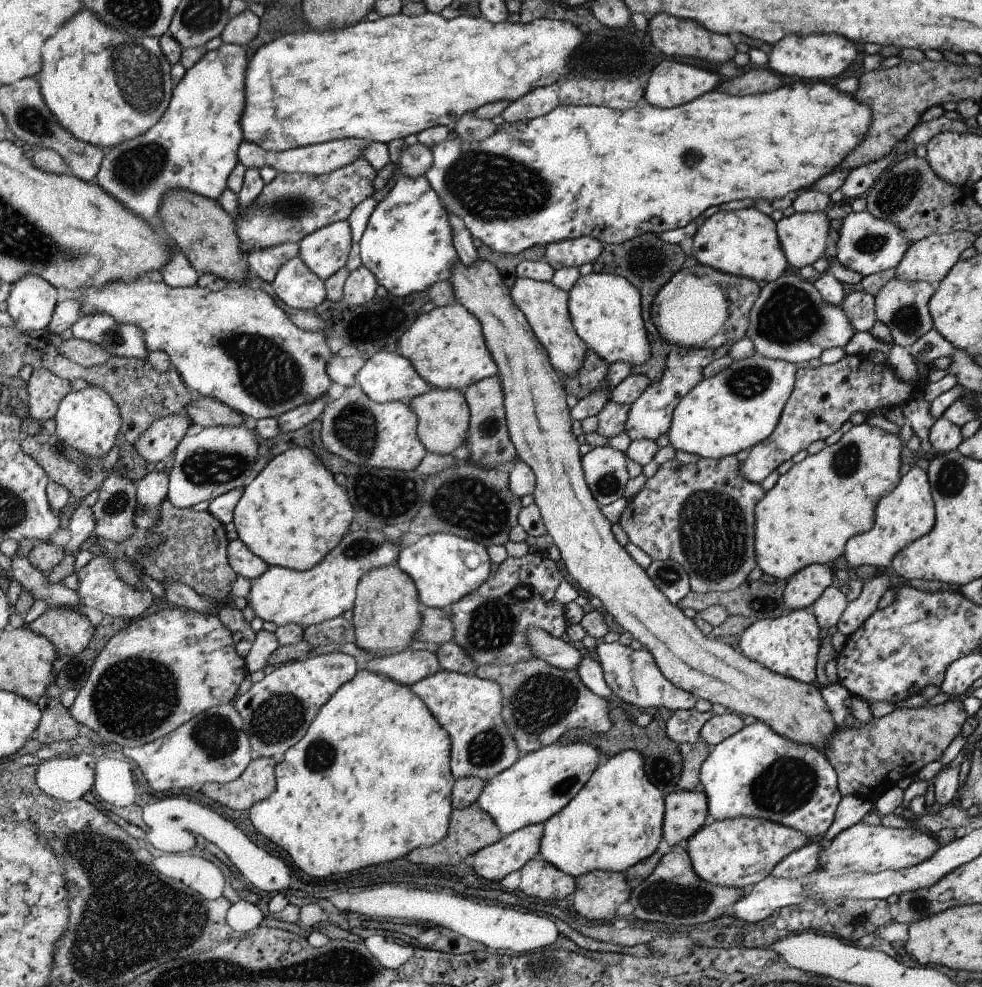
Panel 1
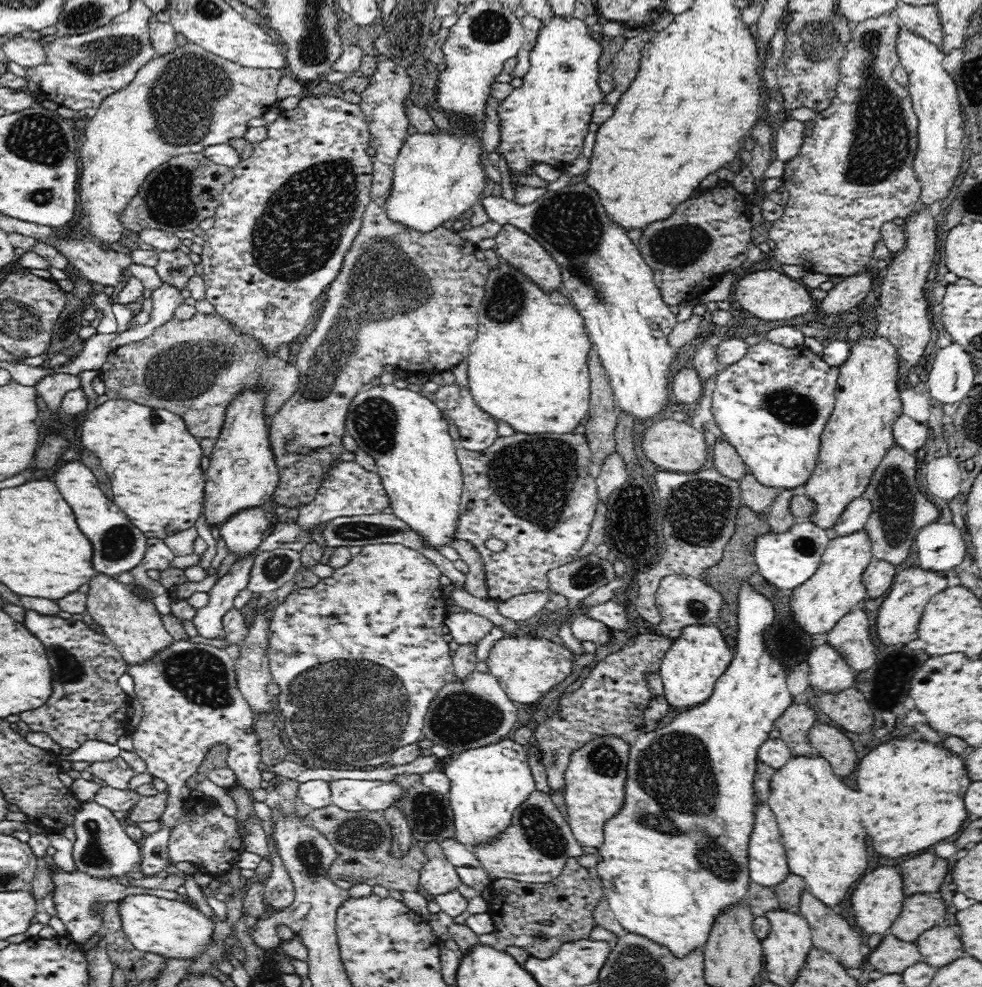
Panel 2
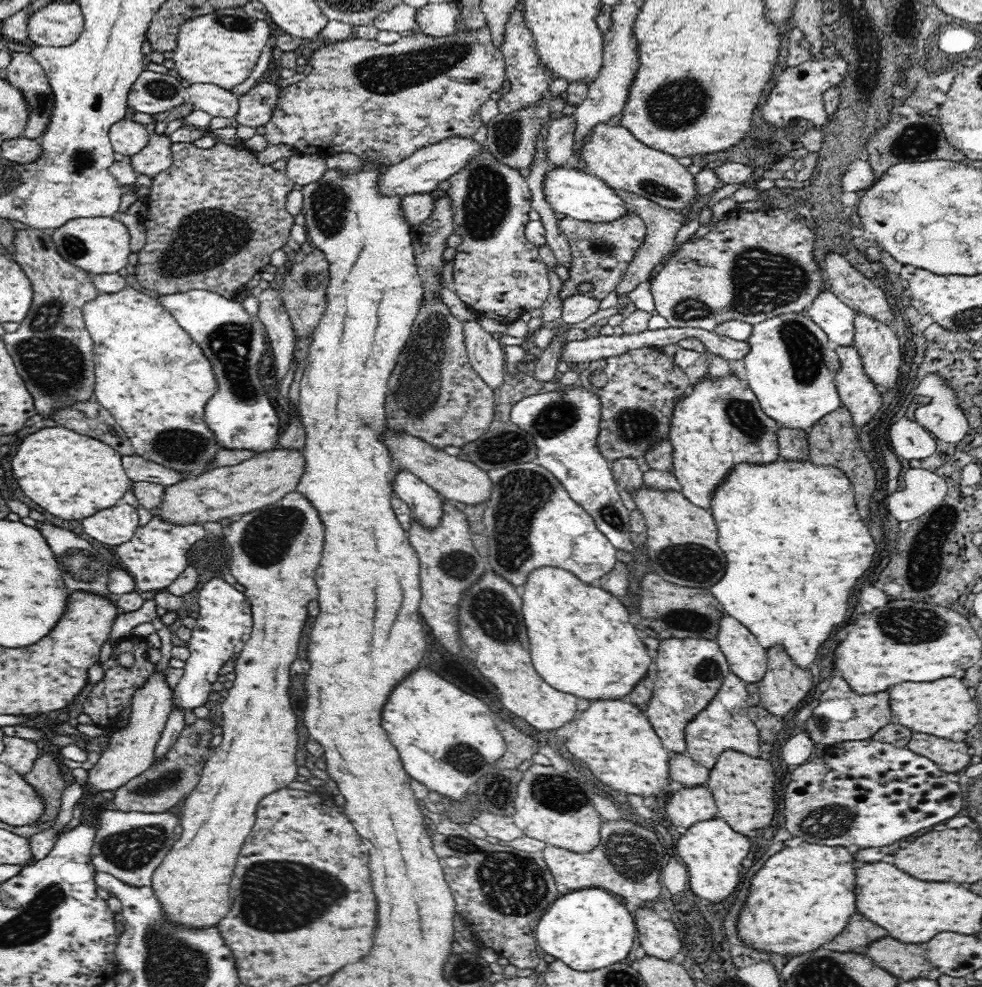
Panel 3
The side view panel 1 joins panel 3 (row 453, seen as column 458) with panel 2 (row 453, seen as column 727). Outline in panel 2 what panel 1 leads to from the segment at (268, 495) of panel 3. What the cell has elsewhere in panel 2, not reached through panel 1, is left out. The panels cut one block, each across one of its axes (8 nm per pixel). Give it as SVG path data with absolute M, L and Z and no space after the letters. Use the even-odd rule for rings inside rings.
M666 418L656 424L652 424L641 440L642 451L646 458L656 466L662 466L662 470L678 473L694 473L707 467L711 463L711 456L707 452L704 443L704 434L693 428L688 421L676 422Z

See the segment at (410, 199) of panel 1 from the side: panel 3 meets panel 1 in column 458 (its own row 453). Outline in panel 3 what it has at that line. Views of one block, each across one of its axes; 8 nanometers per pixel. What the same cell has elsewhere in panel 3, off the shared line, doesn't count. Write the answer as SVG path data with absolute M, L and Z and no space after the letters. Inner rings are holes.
M204 289L160 295L157 301L172 313L179 325L194 338L194 342L200 344L200 348L212 362L212 368L214 368L214 374L218 380L218 394L214 398L210 398L210 402L206 404L204 418L220 443L220 447L223 450L250 450L257 454L276 450L280 440L280 421L273 404L264 392L262 380L258 376L260 356L268 348L265 328L259 317L247 313L242 303L233 298L220 296Z

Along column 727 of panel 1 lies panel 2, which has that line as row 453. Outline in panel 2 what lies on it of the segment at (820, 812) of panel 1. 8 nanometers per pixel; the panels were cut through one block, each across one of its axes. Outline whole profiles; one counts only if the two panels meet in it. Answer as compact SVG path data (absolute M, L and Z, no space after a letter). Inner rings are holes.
M765 338L757 344L748 345L747 349L744 358L723 367L715 377L711 409L714 421L726 441L736 447L748 472L756 476L762 485L801 491L816 469L820 438L835 406L840 369L829 366L822 356L816 355L804 344L791 348Z

